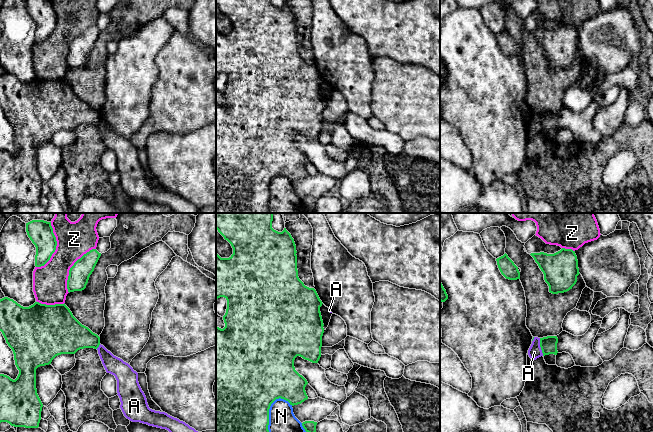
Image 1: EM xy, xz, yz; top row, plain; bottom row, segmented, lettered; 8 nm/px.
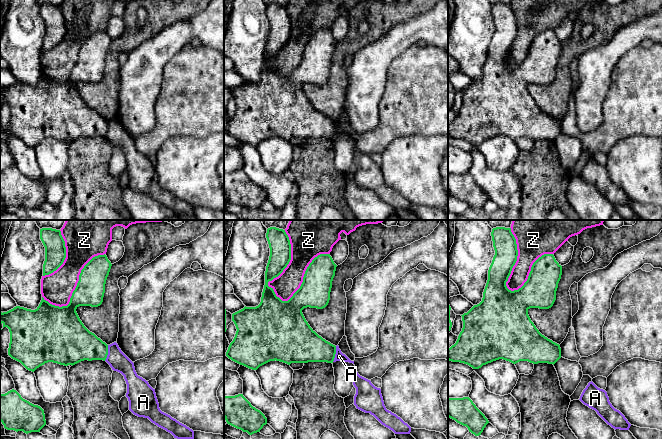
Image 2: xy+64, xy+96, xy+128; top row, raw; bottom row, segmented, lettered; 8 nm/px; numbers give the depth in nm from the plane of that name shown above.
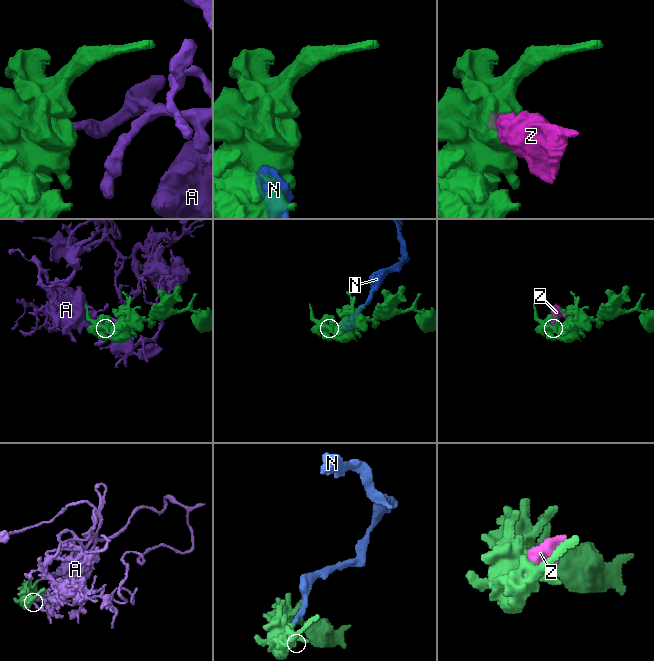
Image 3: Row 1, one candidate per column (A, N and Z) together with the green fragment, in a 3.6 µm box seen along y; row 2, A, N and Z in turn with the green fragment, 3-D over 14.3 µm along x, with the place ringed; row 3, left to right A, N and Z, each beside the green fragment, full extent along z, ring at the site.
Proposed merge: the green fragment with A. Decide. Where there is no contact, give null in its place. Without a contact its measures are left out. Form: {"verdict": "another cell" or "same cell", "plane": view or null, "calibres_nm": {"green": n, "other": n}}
{"verdict": "another cell", "plane": "yz", "calibres_nm": {"green": 130, "other": 110}}

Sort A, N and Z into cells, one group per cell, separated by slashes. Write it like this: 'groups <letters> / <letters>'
groups A / N / Z

